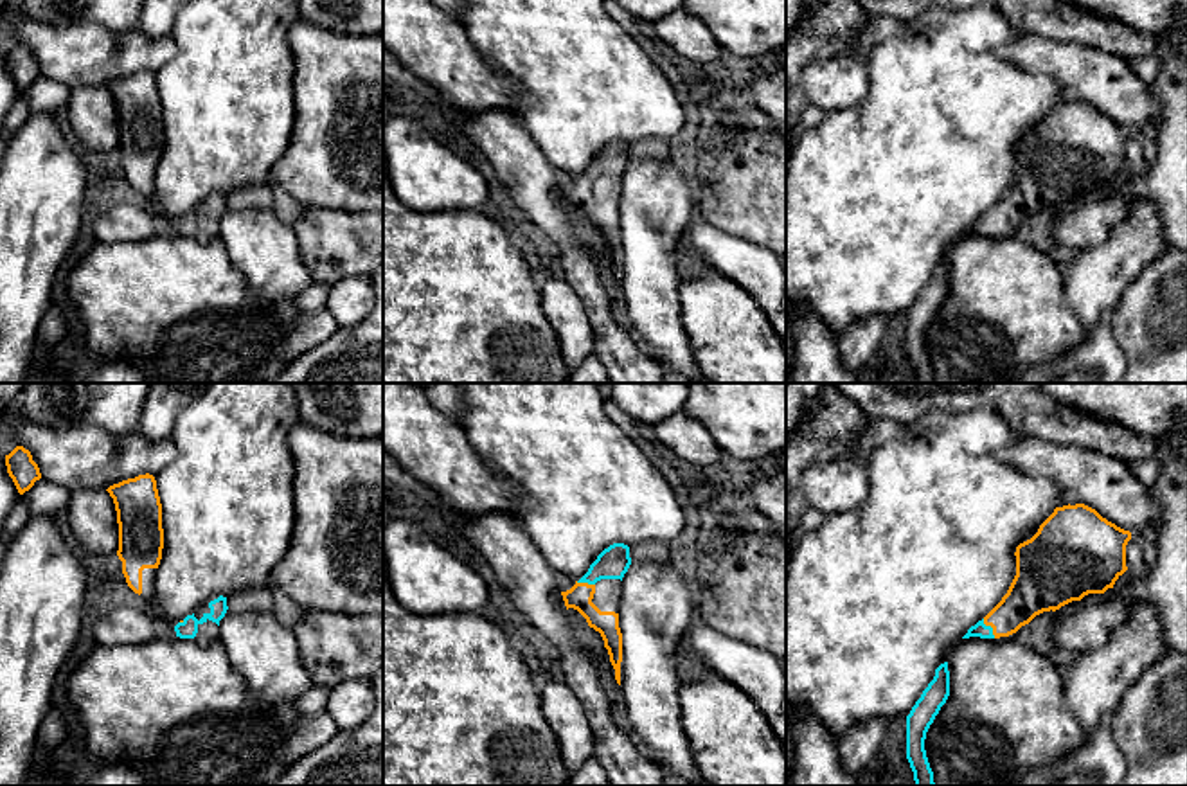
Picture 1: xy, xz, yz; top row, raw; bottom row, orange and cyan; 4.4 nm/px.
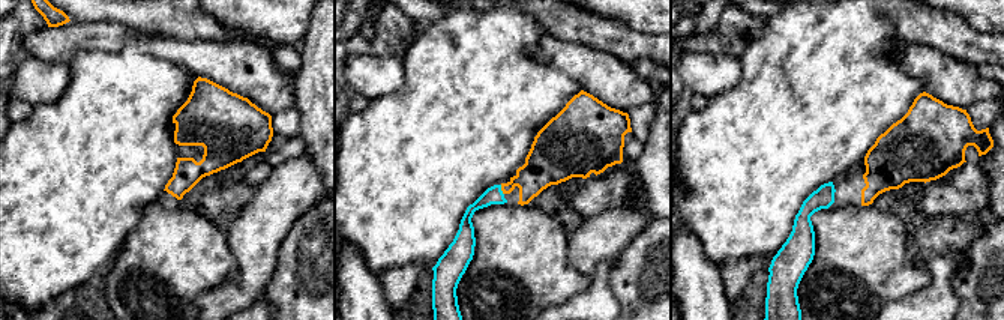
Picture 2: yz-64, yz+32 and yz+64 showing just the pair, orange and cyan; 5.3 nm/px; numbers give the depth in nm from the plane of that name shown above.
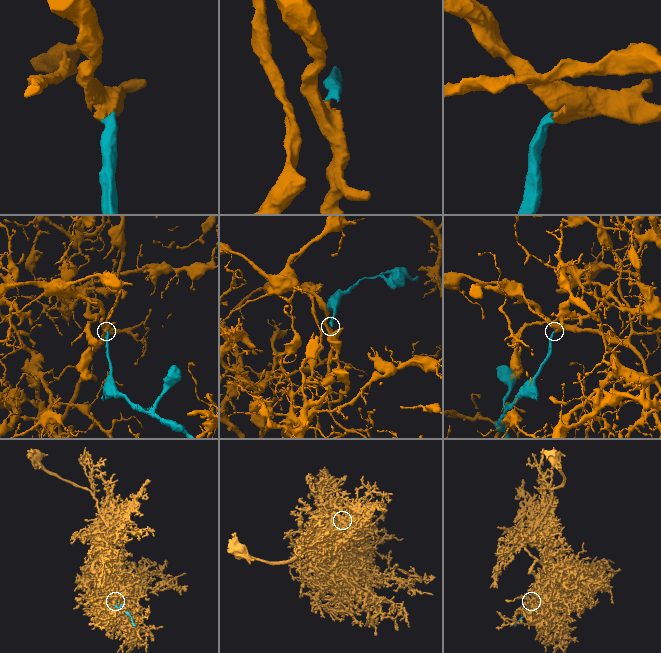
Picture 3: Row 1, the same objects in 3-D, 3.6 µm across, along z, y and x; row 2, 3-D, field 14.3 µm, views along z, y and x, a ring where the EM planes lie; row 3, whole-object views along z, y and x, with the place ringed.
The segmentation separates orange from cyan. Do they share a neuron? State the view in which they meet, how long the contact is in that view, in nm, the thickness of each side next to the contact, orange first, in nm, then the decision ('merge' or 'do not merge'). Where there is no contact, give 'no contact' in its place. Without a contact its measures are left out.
yz | 110 nm | 200/70 nm | merge

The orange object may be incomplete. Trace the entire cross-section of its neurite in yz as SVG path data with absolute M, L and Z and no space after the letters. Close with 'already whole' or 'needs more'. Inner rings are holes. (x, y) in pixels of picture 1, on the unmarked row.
M1075 101L1056 104L1038 130L1016 144L1016 173L1002 198L962 236L1016 230L1043 209L1104 191L1128 167L1131 130Z | needs more

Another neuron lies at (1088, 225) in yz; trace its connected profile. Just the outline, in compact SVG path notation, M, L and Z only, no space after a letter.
M1124 191L1097 203L1081 203L1077 210L1052 225L1052 241L1058 246L1083 250L1104 243L1113 227L1122 223L1129 212Z

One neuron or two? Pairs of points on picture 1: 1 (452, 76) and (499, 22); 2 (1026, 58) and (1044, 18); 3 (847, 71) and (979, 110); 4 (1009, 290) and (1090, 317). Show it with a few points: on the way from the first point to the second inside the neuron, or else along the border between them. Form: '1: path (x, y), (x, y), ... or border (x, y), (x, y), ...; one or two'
1: border (457, 18), (475, 49), (506, 78); two
2: border (1026, 35), (1074, 40), (1078, 44); two
3: border (867, 62), (869, 92), (856, 105), (842, 110); two
4: border (1063, 274), (1065, 299), (1088, 333); two

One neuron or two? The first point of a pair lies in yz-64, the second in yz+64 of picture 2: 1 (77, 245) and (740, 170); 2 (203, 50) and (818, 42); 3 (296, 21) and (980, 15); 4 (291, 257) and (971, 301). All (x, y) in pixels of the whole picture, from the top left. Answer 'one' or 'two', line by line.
1: one
2: two
3: one
4: one

